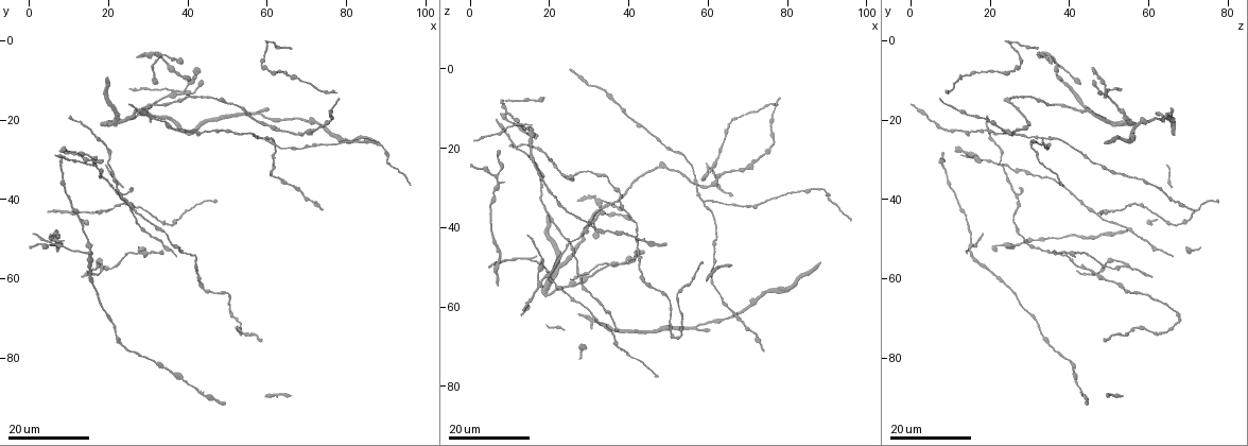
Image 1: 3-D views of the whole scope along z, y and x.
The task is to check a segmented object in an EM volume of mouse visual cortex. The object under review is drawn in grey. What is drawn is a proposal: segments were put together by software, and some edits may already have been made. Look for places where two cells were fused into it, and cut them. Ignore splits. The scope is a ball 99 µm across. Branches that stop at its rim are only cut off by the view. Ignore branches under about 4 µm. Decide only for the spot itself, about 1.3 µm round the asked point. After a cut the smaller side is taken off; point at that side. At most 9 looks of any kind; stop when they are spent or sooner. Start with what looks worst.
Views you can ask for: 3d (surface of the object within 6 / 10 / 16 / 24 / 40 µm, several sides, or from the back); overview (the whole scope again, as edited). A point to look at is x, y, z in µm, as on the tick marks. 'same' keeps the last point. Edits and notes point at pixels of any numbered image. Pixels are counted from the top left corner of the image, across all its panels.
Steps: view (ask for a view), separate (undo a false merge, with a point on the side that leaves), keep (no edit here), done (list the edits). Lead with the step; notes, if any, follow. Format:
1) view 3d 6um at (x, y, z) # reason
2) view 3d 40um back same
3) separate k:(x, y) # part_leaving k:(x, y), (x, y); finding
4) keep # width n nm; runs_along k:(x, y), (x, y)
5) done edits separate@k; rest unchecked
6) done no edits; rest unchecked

view 3d 16um at (59.5, 24.5, 33.0) # three-way junction

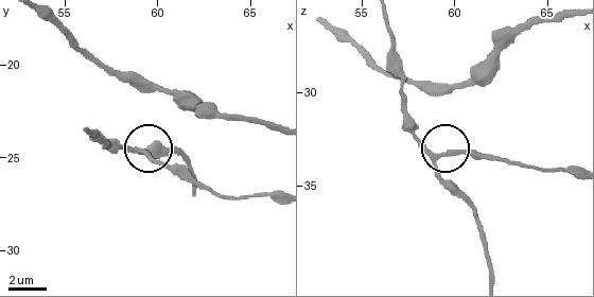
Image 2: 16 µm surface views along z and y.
view 3d 6um at (59.0, 24.6, 33.5)

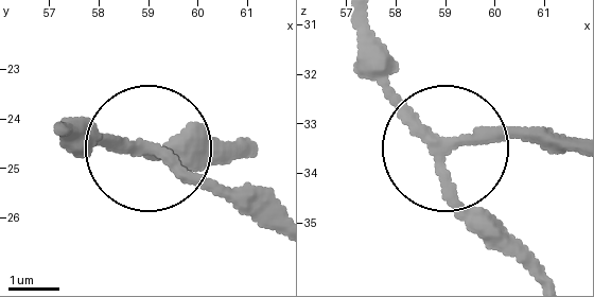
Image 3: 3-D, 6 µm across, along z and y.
keep # width 210 nm; one cell here

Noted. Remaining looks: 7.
view 3d 24um at (39.0, 13.0, 48.5) # four or more arms meet

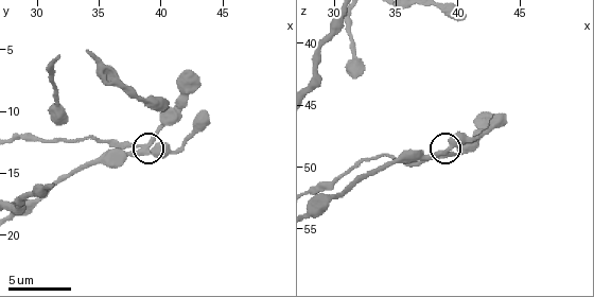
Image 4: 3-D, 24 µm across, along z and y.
view 3d 6um at (38.8, 13.2, 49.0)

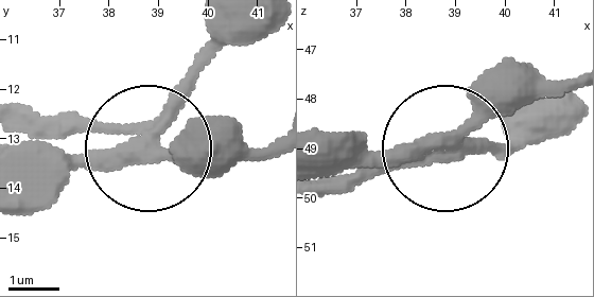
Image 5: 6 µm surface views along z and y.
separate 5:(74, 112) # width 310 nm; part_leaving 5:(143, 128), (71, 128), (20, 111); a second cell is stuck on

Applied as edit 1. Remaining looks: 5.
view 3d 16um at (17.0, 56.0, 54.5)

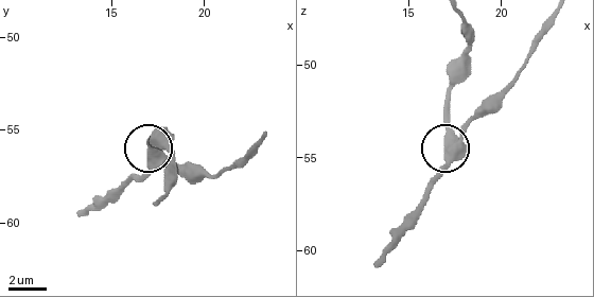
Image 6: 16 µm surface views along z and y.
view 3d 6um at (17.1, 56.2, 54.2)

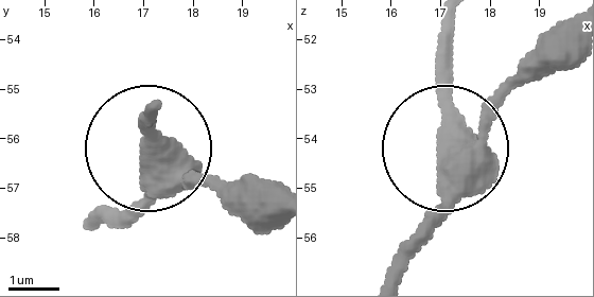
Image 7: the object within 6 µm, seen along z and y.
view 3d 6um back at (17.15, 56.20, 54.10) # other side

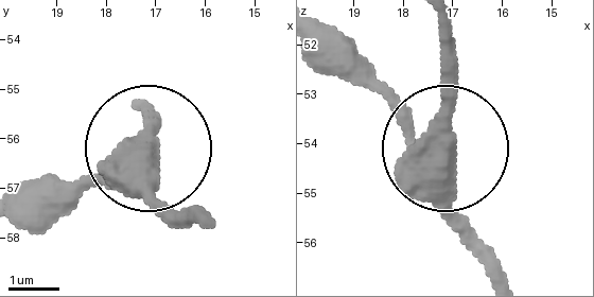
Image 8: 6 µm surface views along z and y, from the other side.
keep # side_arm 9 um; one cell here

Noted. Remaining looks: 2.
view 3d 24um at (29.5, 19.0, 3.5) # thick turns thin

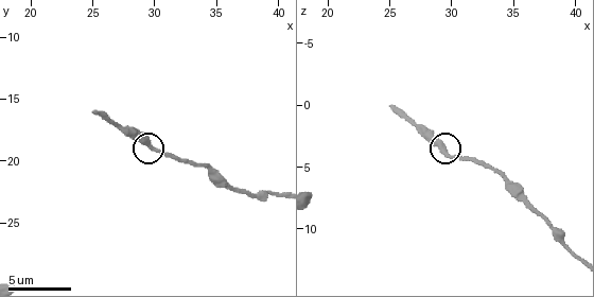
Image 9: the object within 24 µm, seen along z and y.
view 3d 6um at (29.6, 18.8, 4.0)

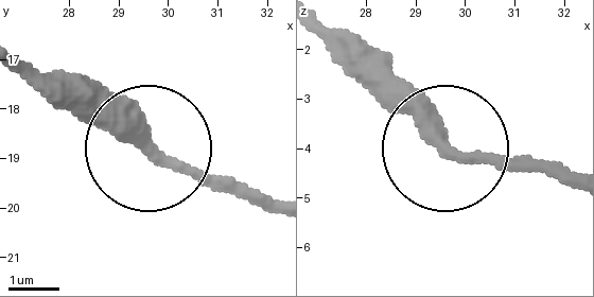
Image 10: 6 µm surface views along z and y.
keep # runs_along 10:(571, 185), (456, 155), (333, 62); all the same cell

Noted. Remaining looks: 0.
done edits separate@5; rest unchecked

